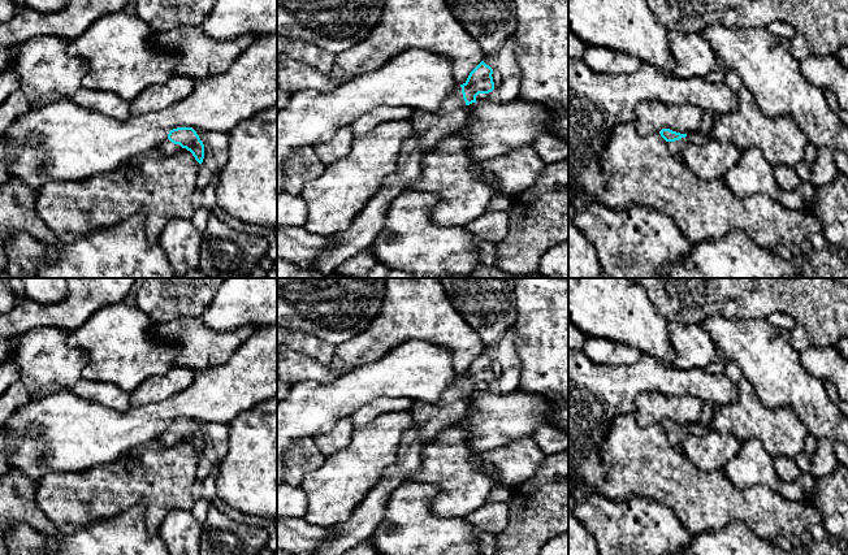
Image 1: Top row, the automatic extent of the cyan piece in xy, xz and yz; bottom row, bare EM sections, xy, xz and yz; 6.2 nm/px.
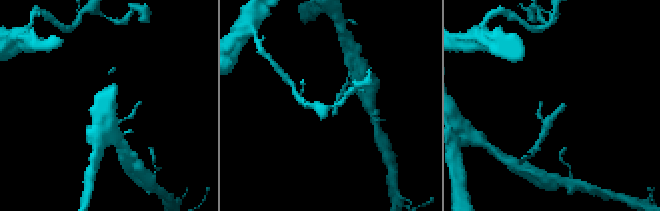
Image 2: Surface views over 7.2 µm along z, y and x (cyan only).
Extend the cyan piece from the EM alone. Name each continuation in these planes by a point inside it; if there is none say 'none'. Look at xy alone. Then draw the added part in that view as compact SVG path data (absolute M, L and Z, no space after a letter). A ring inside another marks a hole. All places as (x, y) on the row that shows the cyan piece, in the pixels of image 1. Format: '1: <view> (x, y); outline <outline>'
1: xy (167, 147); outline M168 138L159 146L159 151L163 155L173 155L174 152L177 152L178 149L181 149L182 147L179 144L174 144L172 143Z

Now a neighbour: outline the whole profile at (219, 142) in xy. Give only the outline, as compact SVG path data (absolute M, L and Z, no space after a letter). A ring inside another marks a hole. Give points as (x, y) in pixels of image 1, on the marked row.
M209 131L207 133L205 142L212 148L219 168L222 169L229 160L229 134L221 131Z

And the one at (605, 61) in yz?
M587 45L583 61L600 74L633 74L641 65L637 57L594 45Z

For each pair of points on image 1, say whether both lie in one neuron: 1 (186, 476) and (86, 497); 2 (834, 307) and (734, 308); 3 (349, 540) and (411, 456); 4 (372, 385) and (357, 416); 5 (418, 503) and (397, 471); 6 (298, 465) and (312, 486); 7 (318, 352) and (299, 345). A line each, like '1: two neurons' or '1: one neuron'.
1: one neuron
2: one neuron
3: one neuron
4: two neurons
5: two neurons
6: two neurons
7: one neuron

